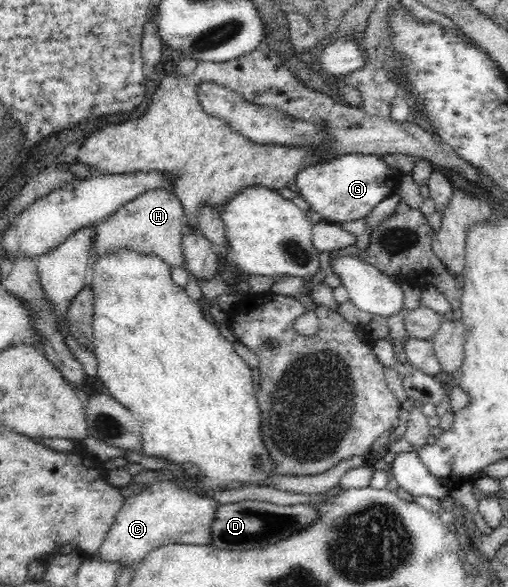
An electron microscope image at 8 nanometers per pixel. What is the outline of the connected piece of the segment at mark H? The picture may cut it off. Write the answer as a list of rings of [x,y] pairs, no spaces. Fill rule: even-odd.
[[[149,190],[127,202],[106,220],[94,226],[90,260],[95,261],[102,255],[109,255],[120,249],[130,249],[144,255],[154,255],[168,266],[184,265],[182,243],[185,225],[182,222],[184,222],[182,204],[172,191]]]

